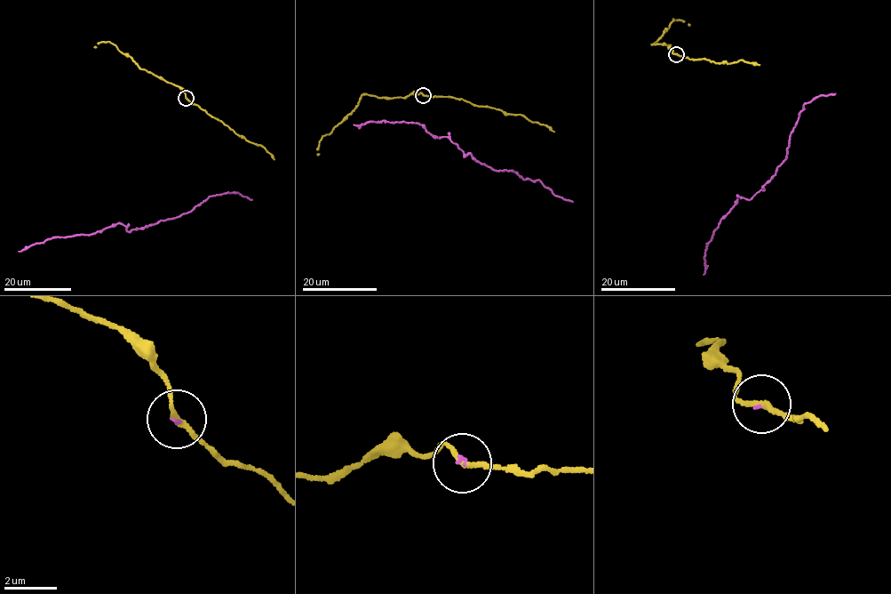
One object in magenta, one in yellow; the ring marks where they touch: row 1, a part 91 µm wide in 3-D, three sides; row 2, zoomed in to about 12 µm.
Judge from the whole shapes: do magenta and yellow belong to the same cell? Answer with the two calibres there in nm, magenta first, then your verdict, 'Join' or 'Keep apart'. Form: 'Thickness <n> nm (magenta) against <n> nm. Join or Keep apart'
Thickness 70 nm (magenta) against 190 nm. Join

